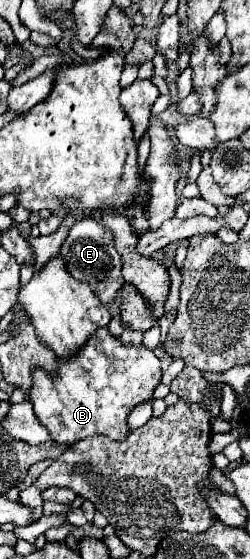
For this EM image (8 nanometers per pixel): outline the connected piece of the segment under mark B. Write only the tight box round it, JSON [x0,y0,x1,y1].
[29,326,161,444]

